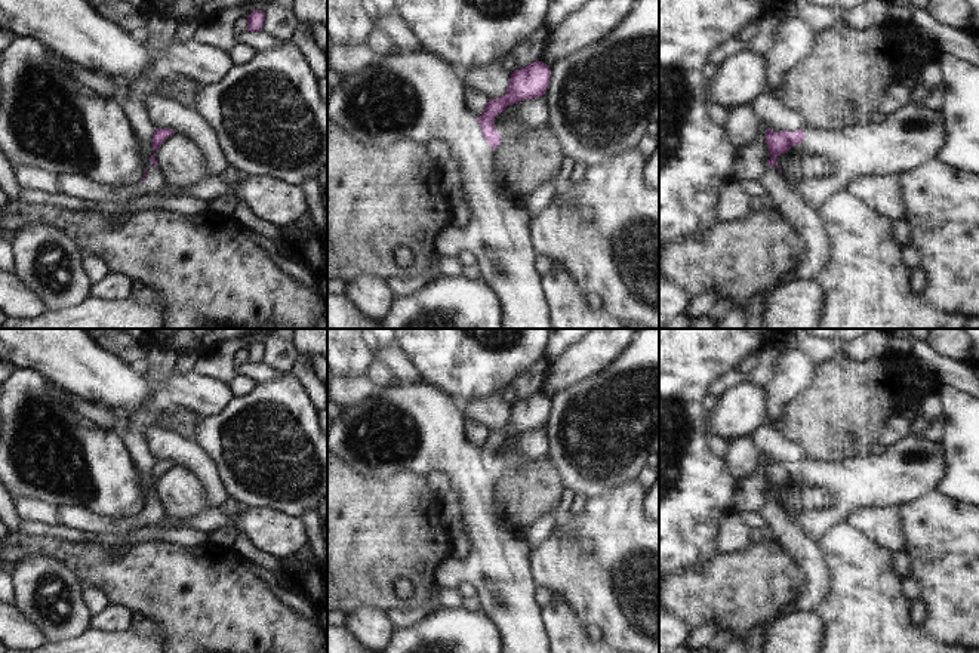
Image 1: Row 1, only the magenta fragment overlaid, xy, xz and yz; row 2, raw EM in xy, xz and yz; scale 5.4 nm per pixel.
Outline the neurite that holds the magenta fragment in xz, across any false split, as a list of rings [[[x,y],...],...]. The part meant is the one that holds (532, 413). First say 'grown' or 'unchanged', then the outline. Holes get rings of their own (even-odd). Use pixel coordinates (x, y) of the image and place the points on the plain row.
unchanged; [[[536,392],[526,400],[515,401],[511,406],[508,423],[496,431],[490,431],[483,446],[478,449],[481,466],[495,483],[502,471],[495,461],[495,449],[501,446],[508,437],[544,428],[549,418],[551,401],[547,395]]]

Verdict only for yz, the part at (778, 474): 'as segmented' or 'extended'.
extended

